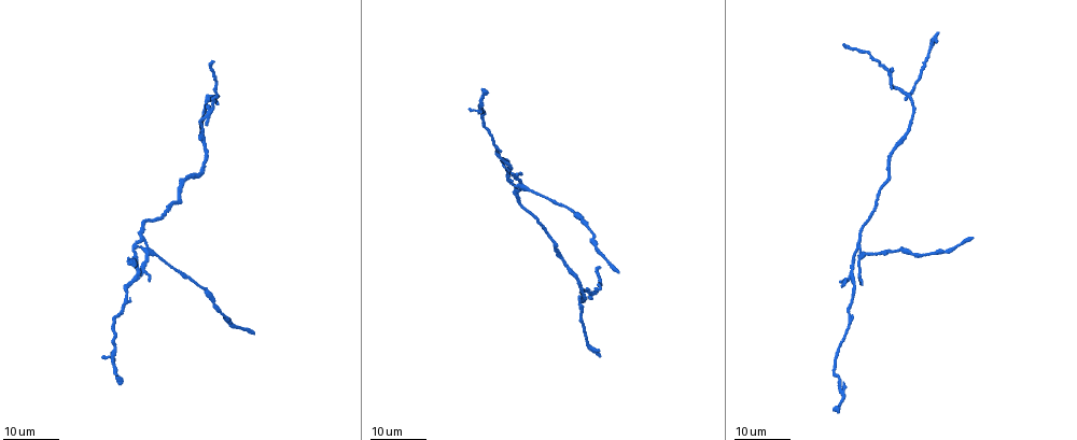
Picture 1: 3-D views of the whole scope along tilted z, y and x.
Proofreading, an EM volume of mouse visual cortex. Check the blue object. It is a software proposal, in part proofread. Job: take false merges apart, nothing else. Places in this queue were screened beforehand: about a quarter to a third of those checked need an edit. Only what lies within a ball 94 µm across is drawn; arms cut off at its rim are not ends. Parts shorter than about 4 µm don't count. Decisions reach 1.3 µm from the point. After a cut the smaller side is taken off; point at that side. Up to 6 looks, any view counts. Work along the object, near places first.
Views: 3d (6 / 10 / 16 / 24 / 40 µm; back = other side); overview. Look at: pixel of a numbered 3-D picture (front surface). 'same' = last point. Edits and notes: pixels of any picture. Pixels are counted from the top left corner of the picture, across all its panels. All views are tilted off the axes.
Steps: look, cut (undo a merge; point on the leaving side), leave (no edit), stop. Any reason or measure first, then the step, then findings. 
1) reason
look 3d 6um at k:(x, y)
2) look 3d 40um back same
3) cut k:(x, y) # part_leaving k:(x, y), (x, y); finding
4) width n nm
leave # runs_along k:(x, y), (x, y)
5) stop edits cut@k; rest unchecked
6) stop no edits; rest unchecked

four-way junction
look 3d 24um at 1:(114, 360)

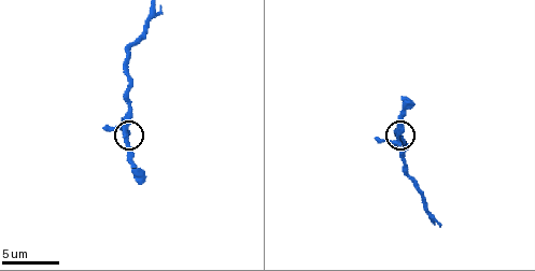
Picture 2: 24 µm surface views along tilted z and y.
look 3d 6um at 2:(399, 139)

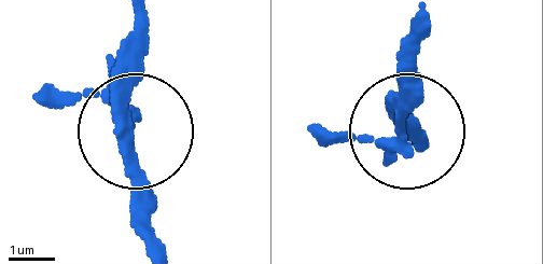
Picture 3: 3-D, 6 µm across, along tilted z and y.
width 260 nm
leave # all the same neuron

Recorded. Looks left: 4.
two arms in line, one across
look 3d 16um at 1:(143, 240)

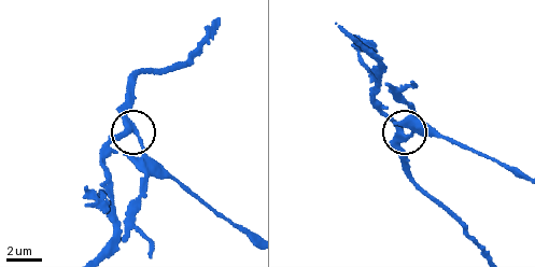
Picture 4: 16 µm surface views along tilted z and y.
look 3d 10um at 4:(402, 131)

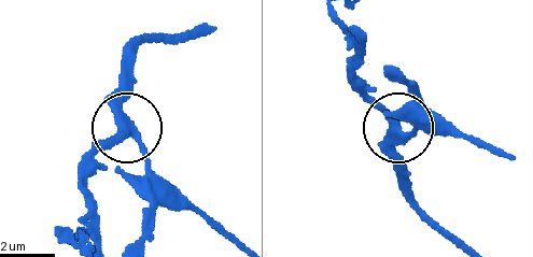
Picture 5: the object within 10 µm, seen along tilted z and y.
arms 3
cut 5:(151, 171) # part_leaving 5:(138, 134), (159, 174), (239, 238); two neurons meet here

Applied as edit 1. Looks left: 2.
stop edits cut@5; rest unchecked

